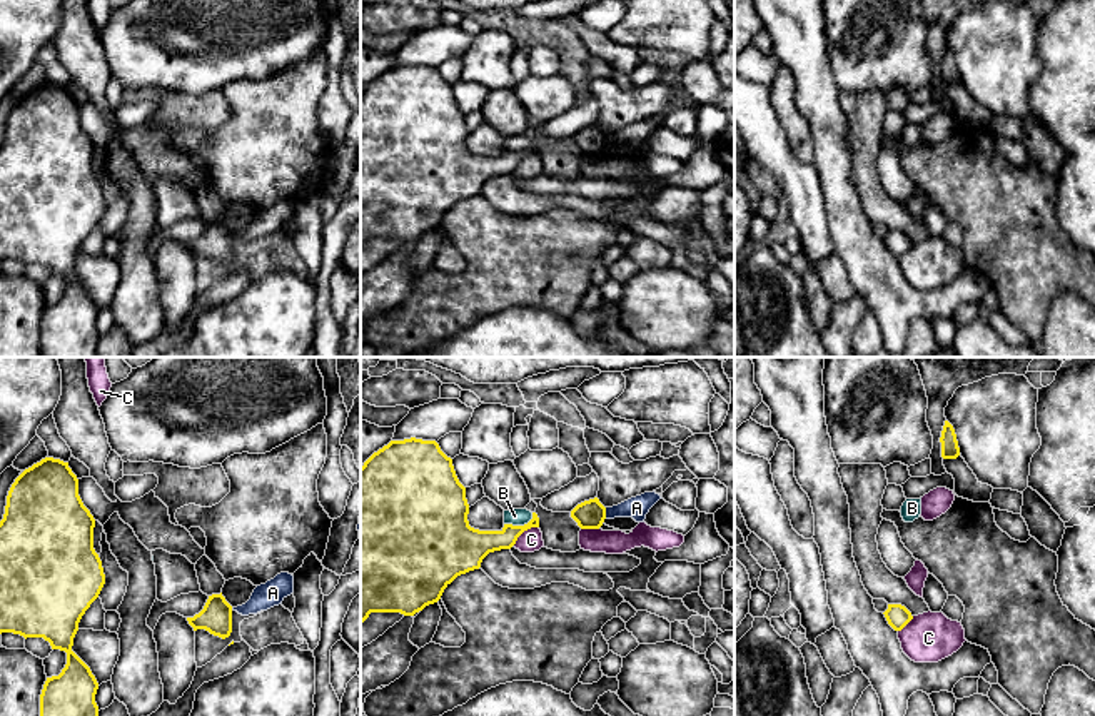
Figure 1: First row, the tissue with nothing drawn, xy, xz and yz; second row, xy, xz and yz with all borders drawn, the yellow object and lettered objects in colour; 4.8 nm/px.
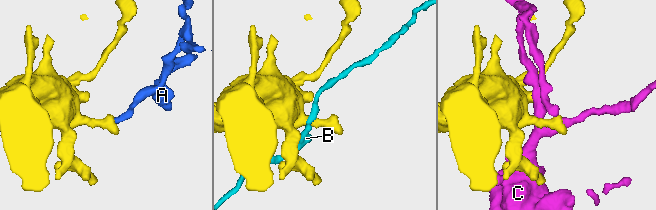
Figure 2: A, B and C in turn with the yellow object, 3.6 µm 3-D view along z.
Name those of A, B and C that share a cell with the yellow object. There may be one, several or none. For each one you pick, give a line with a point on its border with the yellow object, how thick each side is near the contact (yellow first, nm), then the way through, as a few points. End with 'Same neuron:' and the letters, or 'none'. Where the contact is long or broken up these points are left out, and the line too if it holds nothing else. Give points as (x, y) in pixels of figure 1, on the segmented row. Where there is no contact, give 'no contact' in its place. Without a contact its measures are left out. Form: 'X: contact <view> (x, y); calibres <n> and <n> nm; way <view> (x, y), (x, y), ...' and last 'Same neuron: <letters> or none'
Same neuron: none

